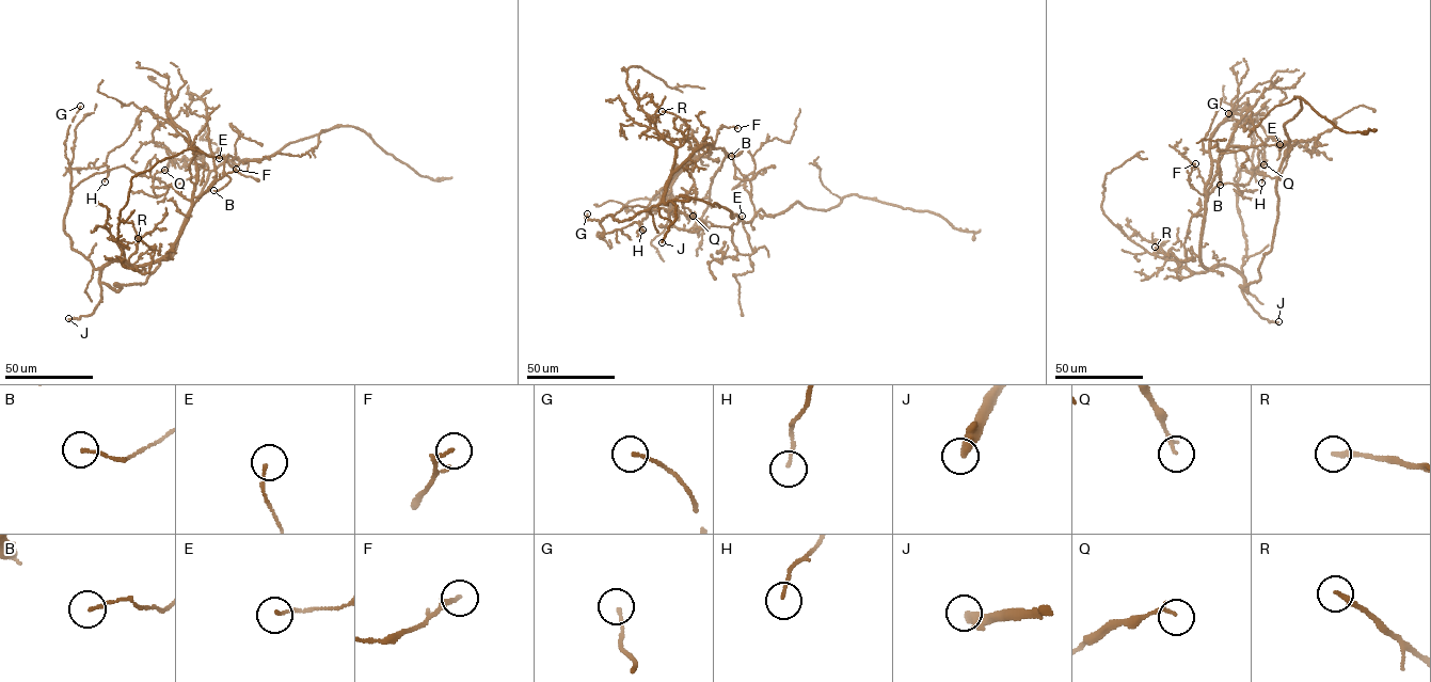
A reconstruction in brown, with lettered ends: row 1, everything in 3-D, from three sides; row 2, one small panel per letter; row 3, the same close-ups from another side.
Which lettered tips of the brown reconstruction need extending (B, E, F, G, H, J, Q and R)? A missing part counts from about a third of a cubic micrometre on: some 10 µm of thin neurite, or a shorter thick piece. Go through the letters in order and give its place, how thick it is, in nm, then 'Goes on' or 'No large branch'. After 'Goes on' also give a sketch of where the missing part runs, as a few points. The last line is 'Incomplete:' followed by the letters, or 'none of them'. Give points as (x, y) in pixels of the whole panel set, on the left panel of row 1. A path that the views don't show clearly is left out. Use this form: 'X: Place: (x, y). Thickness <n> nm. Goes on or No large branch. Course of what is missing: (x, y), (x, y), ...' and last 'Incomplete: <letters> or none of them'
B: Place: (213, 190). Thickness 100 nm. No large branch
E: Place: (219, 158). Thickness 110 nm. No large branch
F: Place: (236, 169). Thickness 130 nm. No large branch
G: Place: (80, 106). Thickness 130 nm. No large branch
H: Place: (105, 181). Thickness 100 nm. No large branch
J: Place: (68, 318). Thickness 400 nm. No large branch
Q: Place: (164, 170). Thickness 140 nm. No large branch
R: Place: (138, 238). Thickness 200 nm. No large branch
Incomplete: none of them

